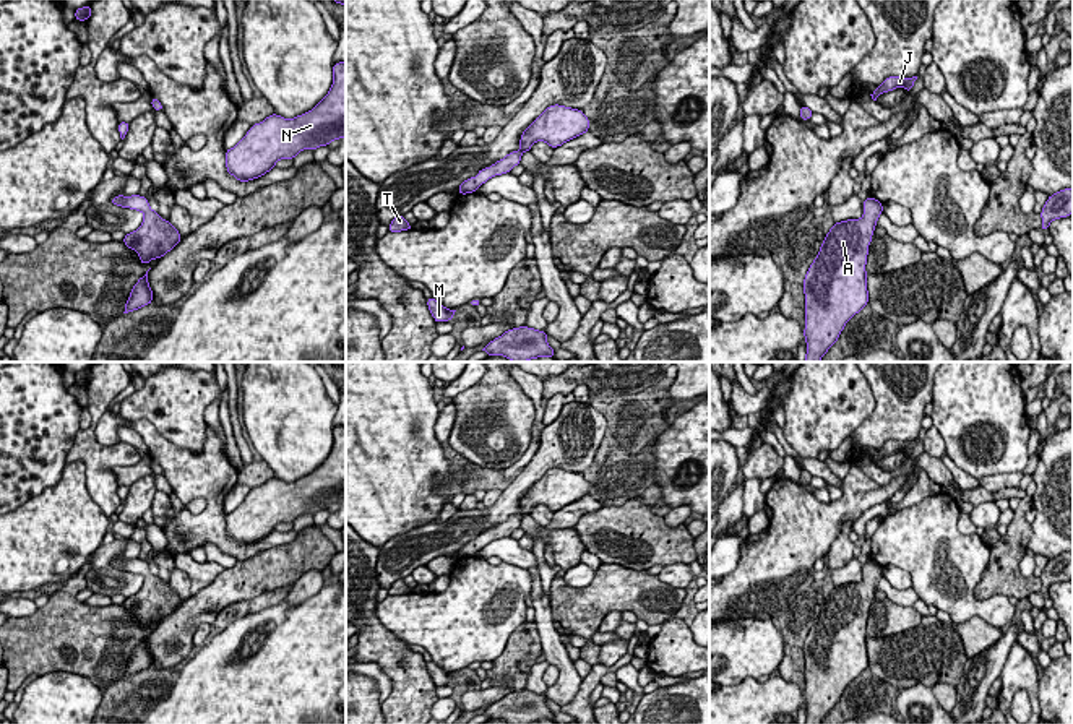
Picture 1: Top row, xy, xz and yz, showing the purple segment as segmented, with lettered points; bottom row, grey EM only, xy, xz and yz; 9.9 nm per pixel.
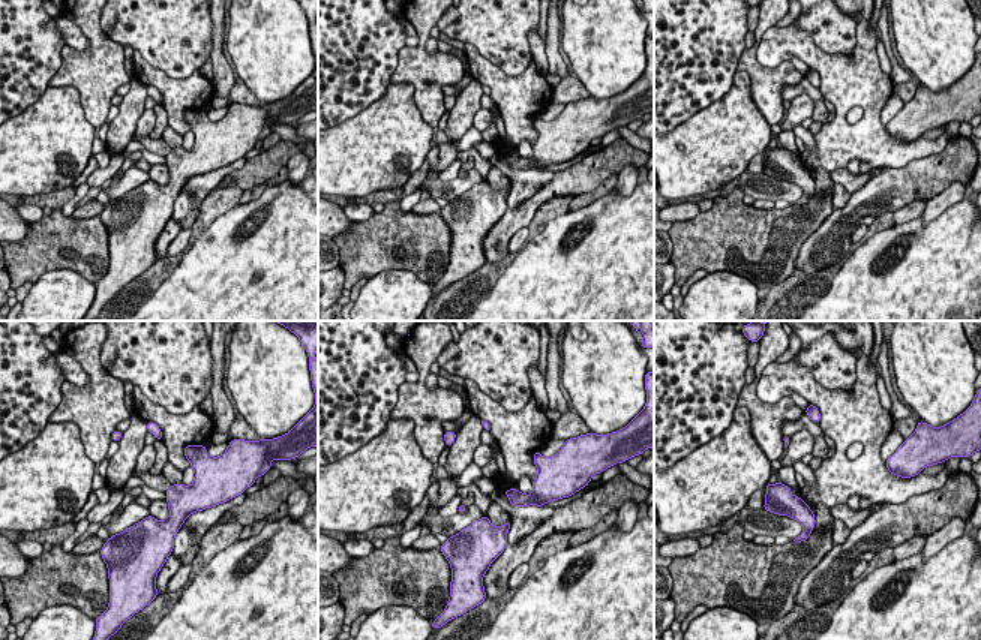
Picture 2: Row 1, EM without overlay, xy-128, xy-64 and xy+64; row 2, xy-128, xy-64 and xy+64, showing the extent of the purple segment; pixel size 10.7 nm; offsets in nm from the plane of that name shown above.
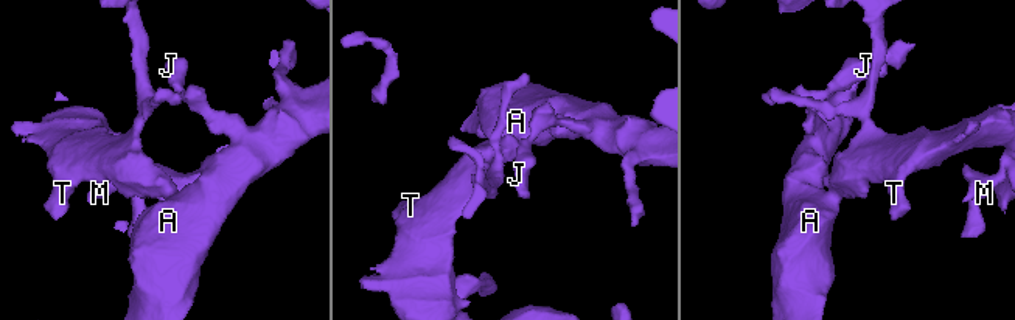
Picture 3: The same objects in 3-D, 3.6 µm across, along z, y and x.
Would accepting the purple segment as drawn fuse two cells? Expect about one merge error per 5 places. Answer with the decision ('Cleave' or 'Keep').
Keep

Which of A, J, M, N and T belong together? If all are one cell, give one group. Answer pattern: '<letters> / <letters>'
A J M N T

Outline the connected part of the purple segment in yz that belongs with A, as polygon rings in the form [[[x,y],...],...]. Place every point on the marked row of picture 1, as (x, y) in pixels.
[[[864,200],[864,216],[834,222],[804,279],[805,362],[820,362],[846,323],[868,304],[867,255],[883,203]]]

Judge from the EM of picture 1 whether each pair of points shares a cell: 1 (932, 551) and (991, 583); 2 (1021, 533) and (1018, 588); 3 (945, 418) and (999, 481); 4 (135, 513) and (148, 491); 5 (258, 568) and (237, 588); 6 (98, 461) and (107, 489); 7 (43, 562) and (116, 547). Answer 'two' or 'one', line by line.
1: two
2: one
3: two
4: one
5: one
6: one
7: two

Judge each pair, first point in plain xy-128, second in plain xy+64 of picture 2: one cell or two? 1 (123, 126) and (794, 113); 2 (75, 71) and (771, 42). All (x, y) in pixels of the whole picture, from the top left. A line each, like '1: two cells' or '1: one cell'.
1: one cell
2: two cells

